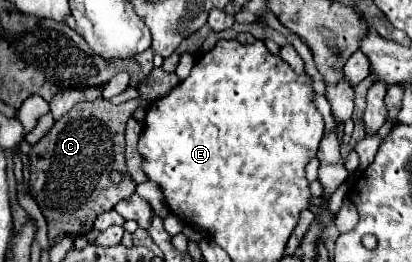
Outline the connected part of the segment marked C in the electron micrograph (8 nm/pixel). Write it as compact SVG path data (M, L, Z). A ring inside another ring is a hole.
M94 99L94 101L80 101L76 103L64 117L60 117L54 127L44 135L28 153L30 159L30 193L34 201L38 203L42 215L46 217L48 223L48 241L54 241L62 233L66 235L86 235L92 231L94 219L100 213L106 213L114 209L114 205L122 199L128 199L134 191L136 185L132 179L126 175L126 165L124 165L124 127L128 117L136 111L136 101L128 101L122 105L112 105L110 99ZM110 171L122 171L124 181L120 185L110 183L108 175Z

